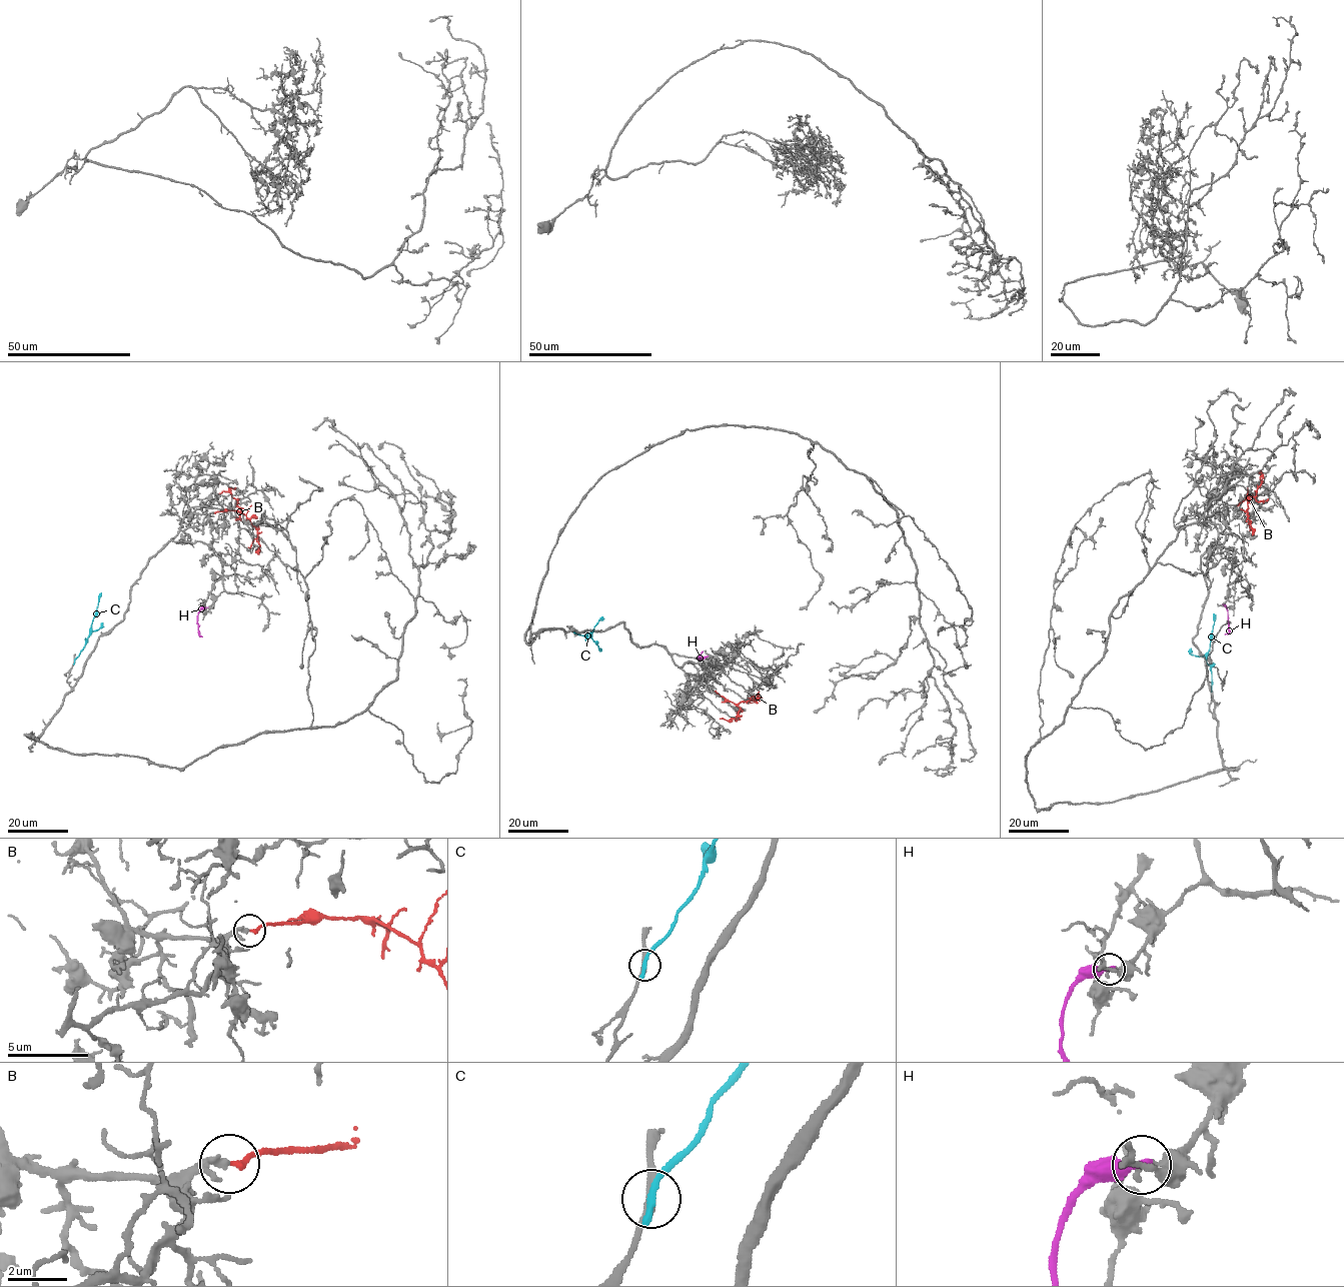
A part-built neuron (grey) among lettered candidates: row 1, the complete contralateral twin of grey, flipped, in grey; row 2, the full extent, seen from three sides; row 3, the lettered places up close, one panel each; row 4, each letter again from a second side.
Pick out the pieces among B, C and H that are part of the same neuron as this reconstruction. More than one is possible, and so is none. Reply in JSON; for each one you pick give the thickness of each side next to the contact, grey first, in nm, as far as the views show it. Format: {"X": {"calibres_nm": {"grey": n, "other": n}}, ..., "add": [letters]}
{"B": {"calibres_nm": {"grey": 200, "other": 200}}, "add": ["B"]}

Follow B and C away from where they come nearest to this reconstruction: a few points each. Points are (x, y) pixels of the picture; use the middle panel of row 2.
B: (714, 691), (736, 704), (758, 697)
C: (574, 632), (584, 635), (588, 632), (601, 649)

